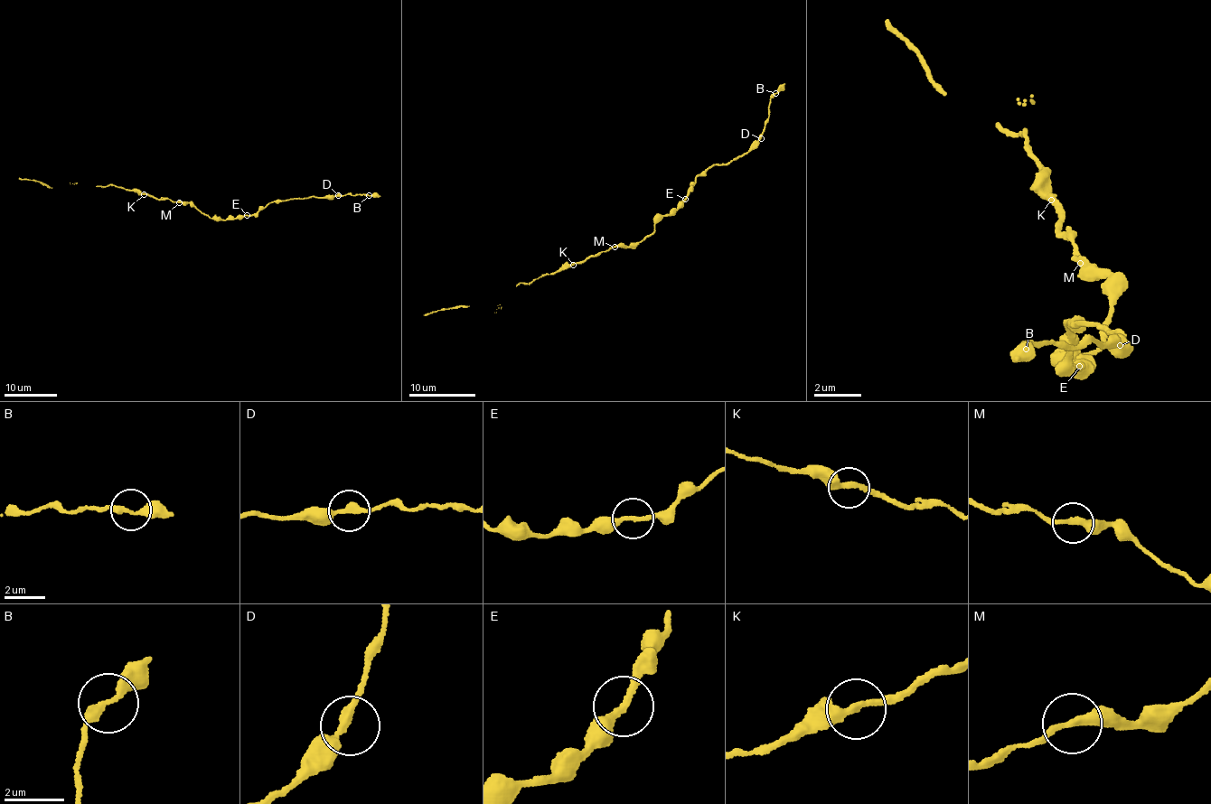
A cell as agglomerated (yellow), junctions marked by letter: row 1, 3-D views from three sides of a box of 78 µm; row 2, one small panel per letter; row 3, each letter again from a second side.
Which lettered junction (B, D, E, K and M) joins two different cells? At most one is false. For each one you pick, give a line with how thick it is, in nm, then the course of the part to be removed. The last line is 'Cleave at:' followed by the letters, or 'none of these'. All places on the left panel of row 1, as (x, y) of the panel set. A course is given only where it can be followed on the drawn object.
Cleave at: none of these

